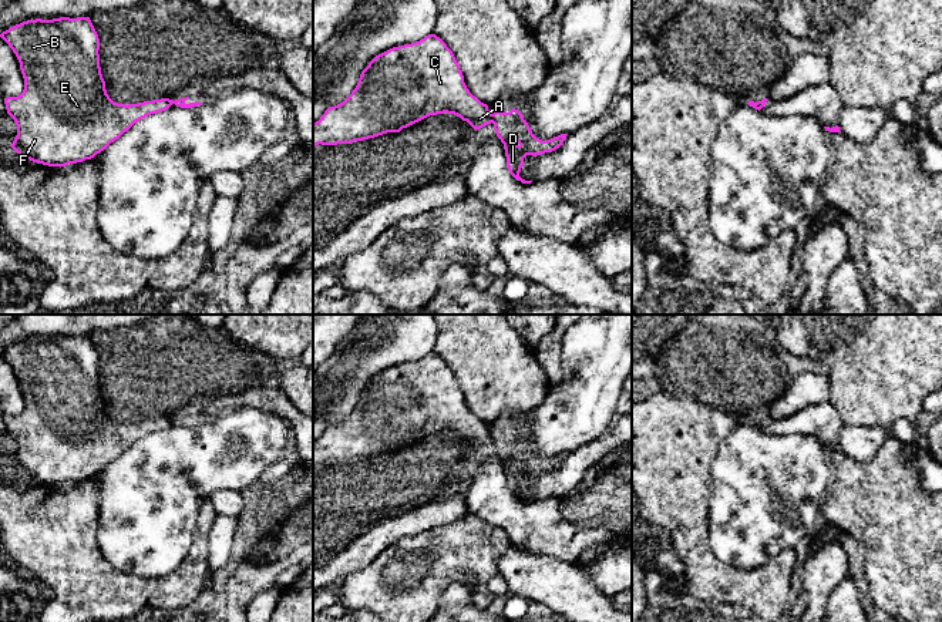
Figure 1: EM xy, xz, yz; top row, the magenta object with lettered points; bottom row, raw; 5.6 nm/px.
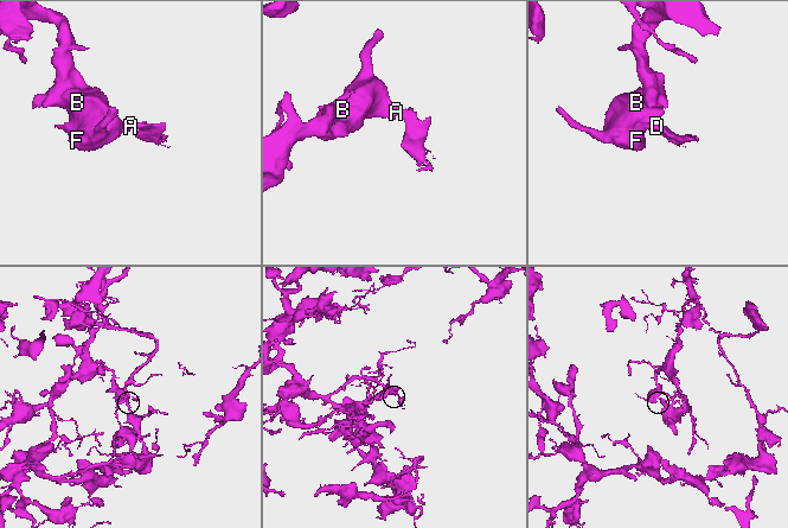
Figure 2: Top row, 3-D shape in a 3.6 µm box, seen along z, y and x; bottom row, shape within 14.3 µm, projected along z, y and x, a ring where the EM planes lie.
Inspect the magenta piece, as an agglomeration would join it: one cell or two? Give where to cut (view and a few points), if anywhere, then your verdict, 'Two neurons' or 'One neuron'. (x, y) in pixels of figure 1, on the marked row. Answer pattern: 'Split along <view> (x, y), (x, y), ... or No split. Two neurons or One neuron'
Split along xz (491, 114), (493, 121). Two neurons

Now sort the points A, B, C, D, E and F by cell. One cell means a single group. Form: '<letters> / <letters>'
A B C E F / D

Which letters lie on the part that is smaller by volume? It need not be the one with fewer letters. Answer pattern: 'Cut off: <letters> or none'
Cut off: D

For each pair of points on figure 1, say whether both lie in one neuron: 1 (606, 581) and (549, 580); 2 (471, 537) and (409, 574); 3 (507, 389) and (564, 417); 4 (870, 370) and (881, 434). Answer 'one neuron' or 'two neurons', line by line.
1: two neurons
2: one neuron
3: two neurons
4: two neurons

